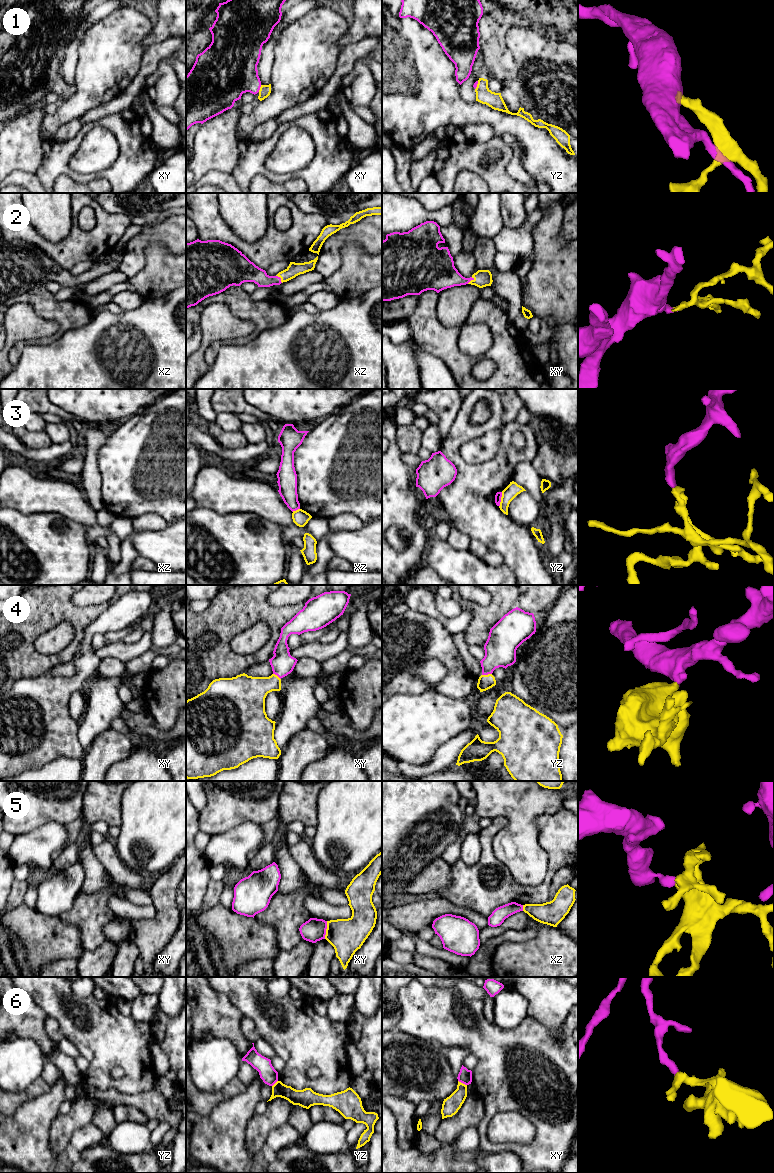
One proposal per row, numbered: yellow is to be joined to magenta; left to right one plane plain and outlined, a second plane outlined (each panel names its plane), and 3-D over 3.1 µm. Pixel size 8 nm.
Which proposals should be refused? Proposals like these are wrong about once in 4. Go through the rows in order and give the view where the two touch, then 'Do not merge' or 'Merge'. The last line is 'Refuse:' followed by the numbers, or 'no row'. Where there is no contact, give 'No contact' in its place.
1: Touches magenta in xy. Merge
2: Touches magenta in xy. Merge
3: Touches magenta in yz. Do not merge
4: Touches magenta in yz. Merge
5: Touches magenta in xy. Do not merge
6: Touches magenta in xy. Do not merge
Refuse: 3, 5, 6

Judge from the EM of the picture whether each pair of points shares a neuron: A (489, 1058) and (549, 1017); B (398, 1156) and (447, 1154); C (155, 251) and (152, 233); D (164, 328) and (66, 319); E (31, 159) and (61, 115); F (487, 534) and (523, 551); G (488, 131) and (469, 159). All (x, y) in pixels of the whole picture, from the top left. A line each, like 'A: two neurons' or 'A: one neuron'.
A: two neurons
B: one neuron
C: two neurons
D: two neurons
E: two neurons
F: one neuron
G: two neurons

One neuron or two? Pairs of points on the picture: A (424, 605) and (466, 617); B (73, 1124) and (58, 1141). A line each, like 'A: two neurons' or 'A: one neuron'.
A: one neuron
B: one neuron

